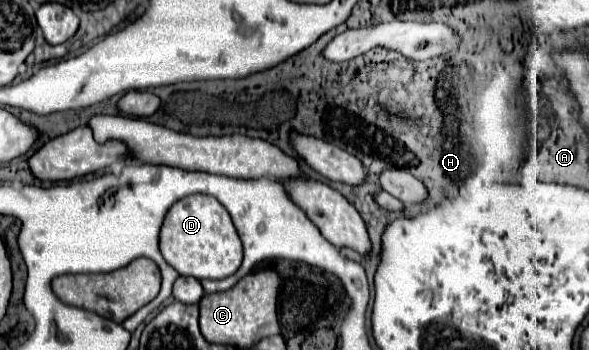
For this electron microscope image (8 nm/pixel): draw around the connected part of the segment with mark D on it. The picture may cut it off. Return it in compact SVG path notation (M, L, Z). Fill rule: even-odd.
M207 194L181 198L171 206L161 228L161 254L181 276L221 280L235 274L243 262L243 244L225 206Z

